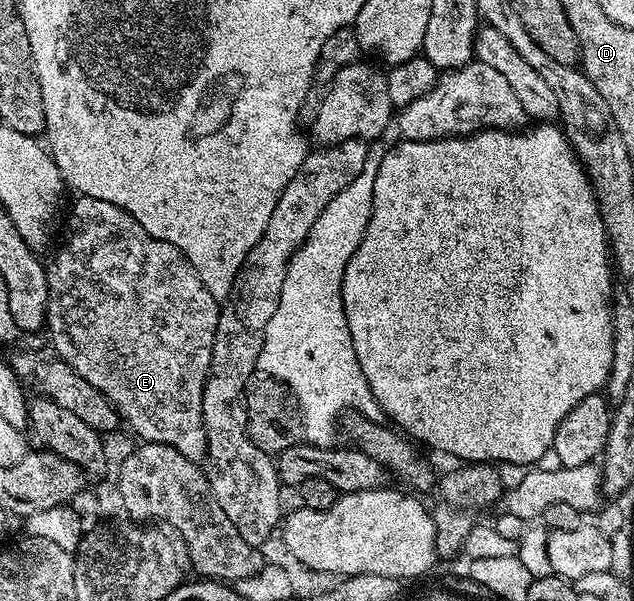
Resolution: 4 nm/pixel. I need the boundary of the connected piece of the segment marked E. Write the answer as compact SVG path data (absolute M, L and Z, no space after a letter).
M75 197L74 207L70 210L70 235L66 243L58 250L58 255L46 266L46 279L48 280L48 304L46 305L45 333L50 333L50 342L61 361L67 362L71 368L92 388L96 388L106 399L113 404L118 412L118 417L126 422L139 434L142 442L159 442L168 448L176 448L180 456L188 456L188 460L201 463L206 457L206 429L204 428L204 384L210 374L212 364L212 344L216 340L216 324L218 323L219 299L204 288L204 280L192 268L192 264L172 244L164 240L156 240L131 216L127 210L122 210L116 204L108 200L96 200L95 198Z

